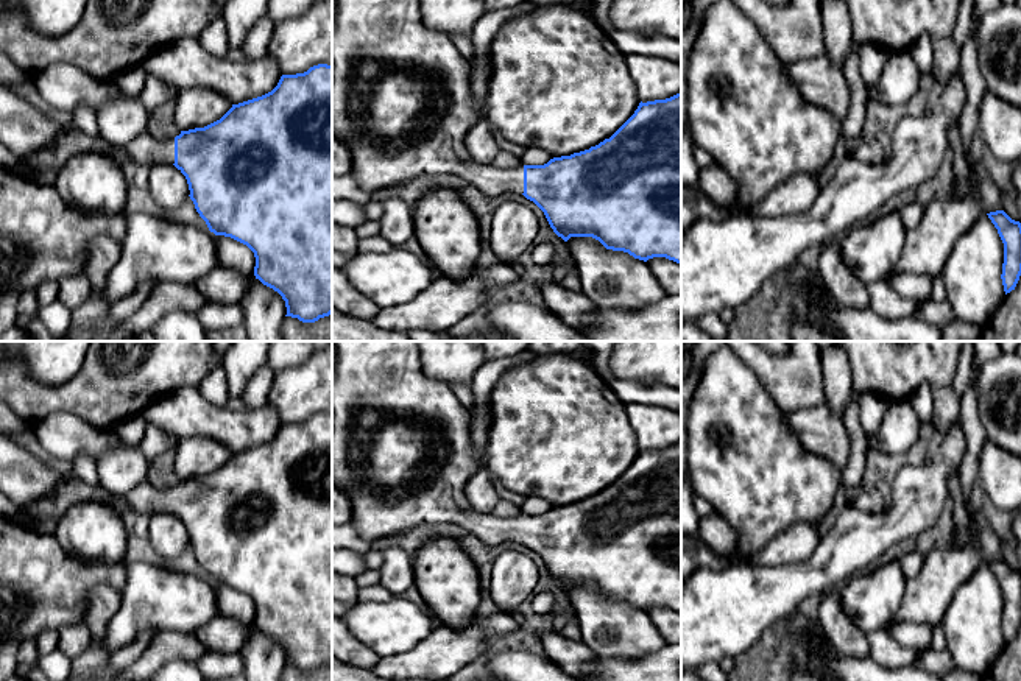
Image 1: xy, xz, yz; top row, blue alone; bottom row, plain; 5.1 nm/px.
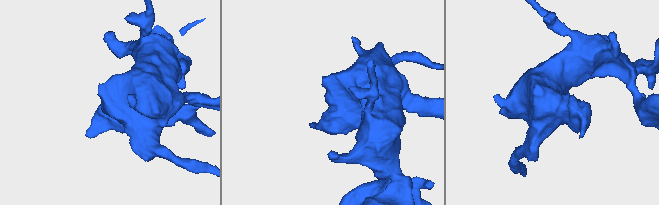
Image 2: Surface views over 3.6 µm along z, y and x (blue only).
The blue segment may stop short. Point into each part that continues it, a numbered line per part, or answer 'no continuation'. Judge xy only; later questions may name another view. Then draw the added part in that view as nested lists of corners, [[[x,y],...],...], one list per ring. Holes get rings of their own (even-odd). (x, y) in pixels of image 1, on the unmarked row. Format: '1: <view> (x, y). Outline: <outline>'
1: xy (145, 499). Outline: [[[143,480],[134,489],[123,496],[125,503],[142,514],[175,513],[175,488],[156,489],[148,480]]]

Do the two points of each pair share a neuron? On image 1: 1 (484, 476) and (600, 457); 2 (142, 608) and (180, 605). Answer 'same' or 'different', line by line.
1: different
2: same

